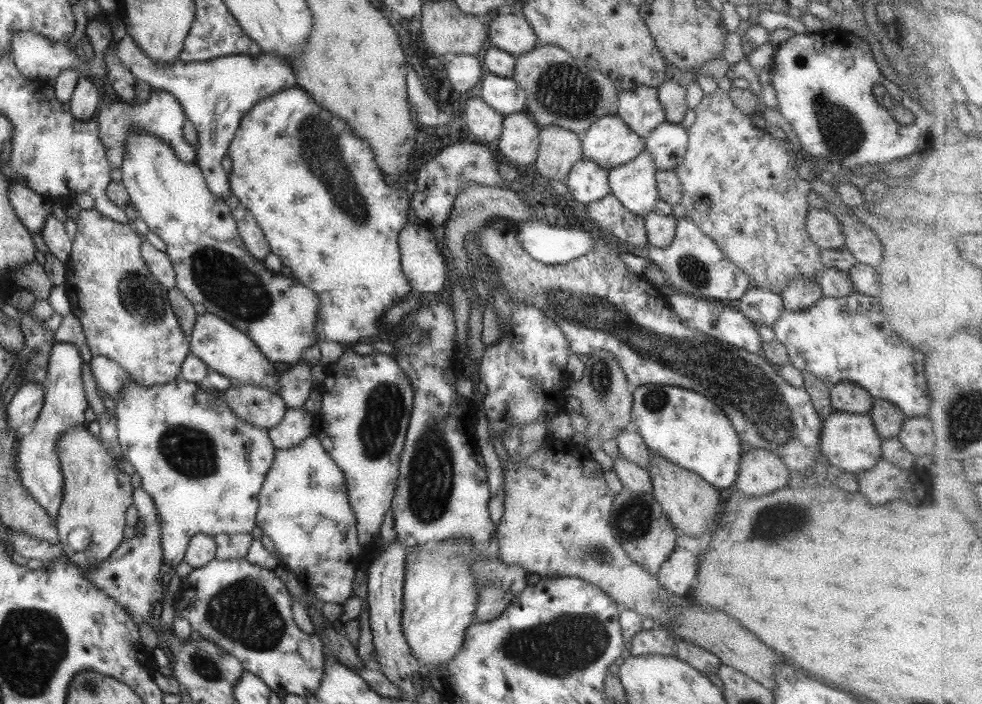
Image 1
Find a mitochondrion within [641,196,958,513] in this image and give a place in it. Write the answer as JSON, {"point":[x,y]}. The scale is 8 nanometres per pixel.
{"point":[695,272]}

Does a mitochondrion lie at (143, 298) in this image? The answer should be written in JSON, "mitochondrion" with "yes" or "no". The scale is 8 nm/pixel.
{"mitochondrion":"yes"}

